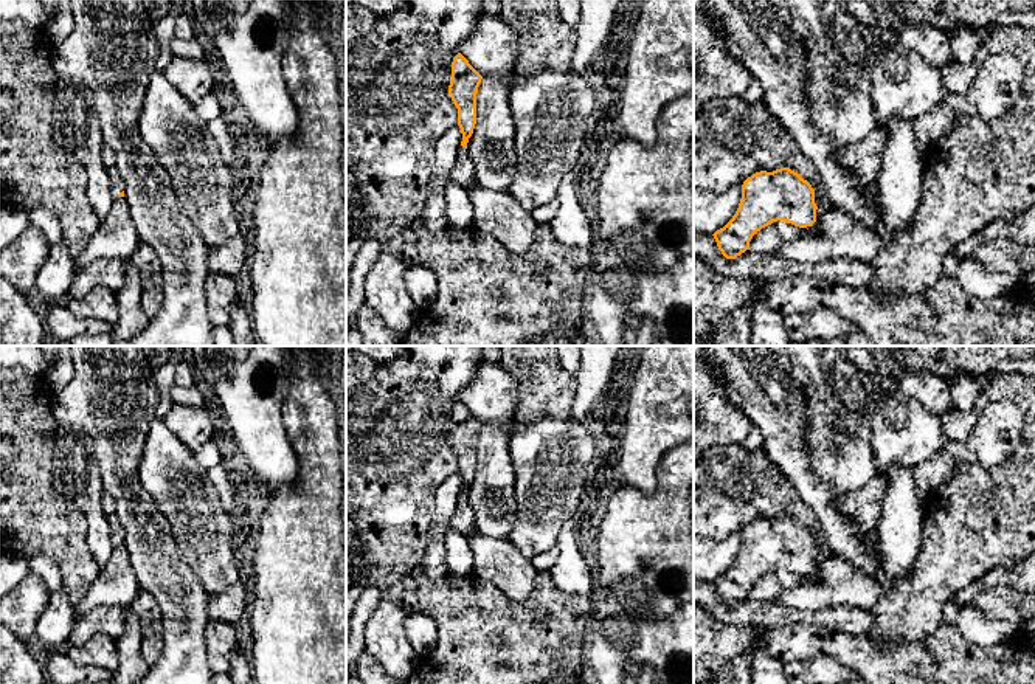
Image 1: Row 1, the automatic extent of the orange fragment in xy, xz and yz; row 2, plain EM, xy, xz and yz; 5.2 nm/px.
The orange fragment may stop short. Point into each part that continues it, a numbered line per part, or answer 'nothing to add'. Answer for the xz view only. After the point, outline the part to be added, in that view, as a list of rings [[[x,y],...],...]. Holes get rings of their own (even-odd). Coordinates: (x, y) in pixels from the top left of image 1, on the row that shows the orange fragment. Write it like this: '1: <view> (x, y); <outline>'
1: xz (463, 172); [[[462,146],[458,150],[456,161],[450,172],[450,181],[455,181],[455,183],[464,186],[466,189],[470,189],[470,186],[476,183],[473,163],[472,163],[466,147],[462,147]]]

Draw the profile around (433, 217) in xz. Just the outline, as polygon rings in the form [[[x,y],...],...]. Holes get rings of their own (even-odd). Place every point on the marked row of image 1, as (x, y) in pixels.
[[[459,126],[447,129],[436,141],[436,157],[428,180],[428,195],[419,220],[428,231],[441,231],[448,225],[445,214],[445,186],[461,147],[462,133]]]

